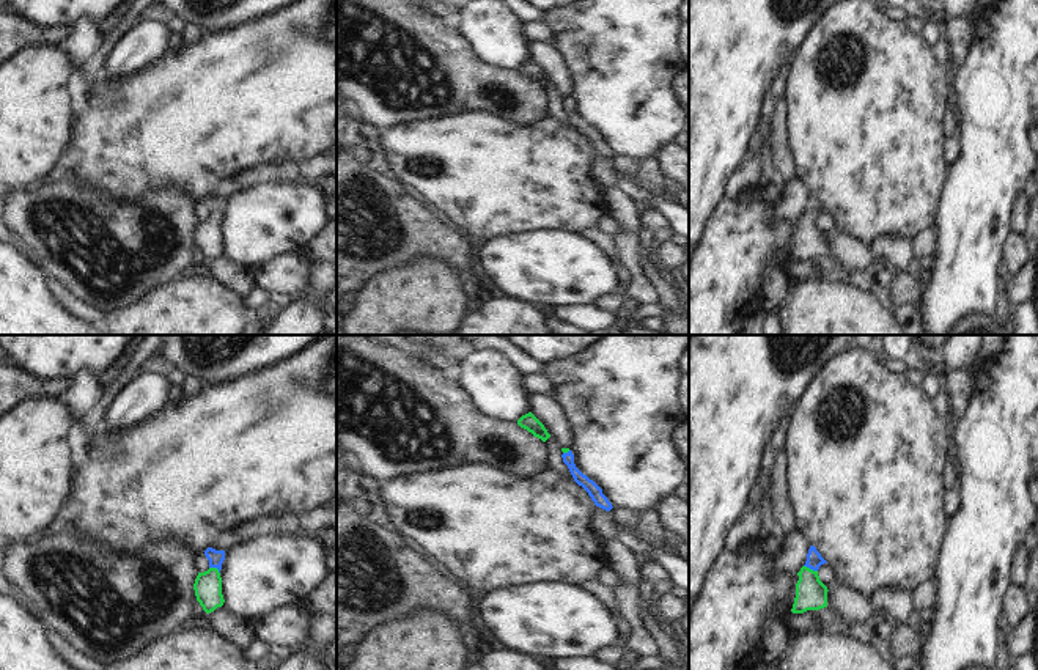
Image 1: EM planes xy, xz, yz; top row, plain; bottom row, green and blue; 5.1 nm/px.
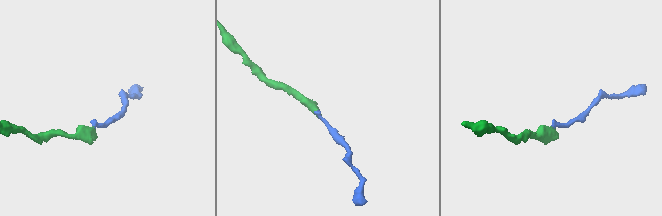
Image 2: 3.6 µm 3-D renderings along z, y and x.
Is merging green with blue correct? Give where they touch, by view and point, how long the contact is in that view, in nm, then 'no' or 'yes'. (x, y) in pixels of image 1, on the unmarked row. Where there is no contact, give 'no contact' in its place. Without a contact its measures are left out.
yz (809, 216) | 80 nm | yes

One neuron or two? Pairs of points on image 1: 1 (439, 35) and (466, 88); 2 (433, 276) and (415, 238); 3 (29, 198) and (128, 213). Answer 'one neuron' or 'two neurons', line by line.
1: one neuron
2: two neurons
3: one neuron

